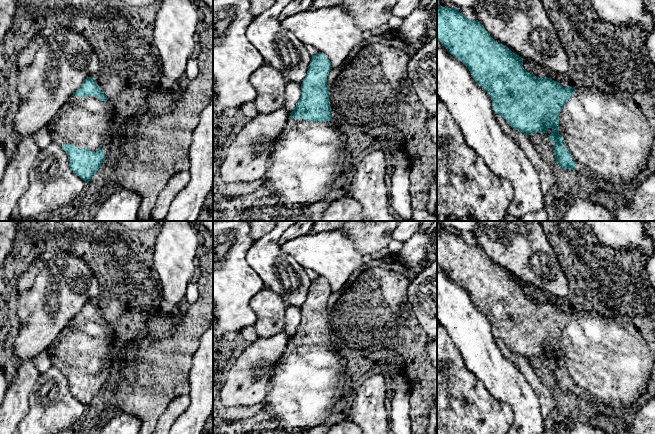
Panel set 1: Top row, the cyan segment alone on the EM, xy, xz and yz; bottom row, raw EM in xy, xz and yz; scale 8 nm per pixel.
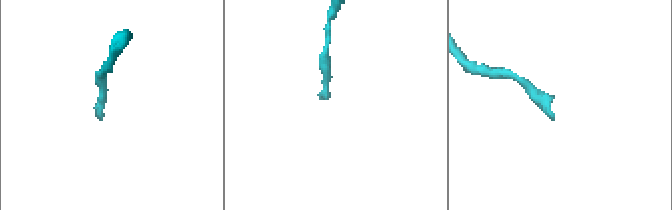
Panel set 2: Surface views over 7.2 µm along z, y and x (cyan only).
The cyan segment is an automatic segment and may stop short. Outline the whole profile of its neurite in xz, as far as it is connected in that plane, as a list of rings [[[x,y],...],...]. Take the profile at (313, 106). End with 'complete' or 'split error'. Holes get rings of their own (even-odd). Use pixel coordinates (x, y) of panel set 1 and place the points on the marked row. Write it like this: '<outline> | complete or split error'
[[[319,52],[312,55],[301,84],[301,97],[290,113],[283,131],[275,140],[268,159],[264,185],[278,197],[281,205],[297,208],[325,199],[343,171],[347,137],[331,116],[327,85],[327,76],[331,69],[331,62],[325,54]]] | split error

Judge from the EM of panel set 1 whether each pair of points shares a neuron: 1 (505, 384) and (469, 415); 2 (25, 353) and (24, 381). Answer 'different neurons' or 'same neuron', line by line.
1: different neurons
2: different neurons

